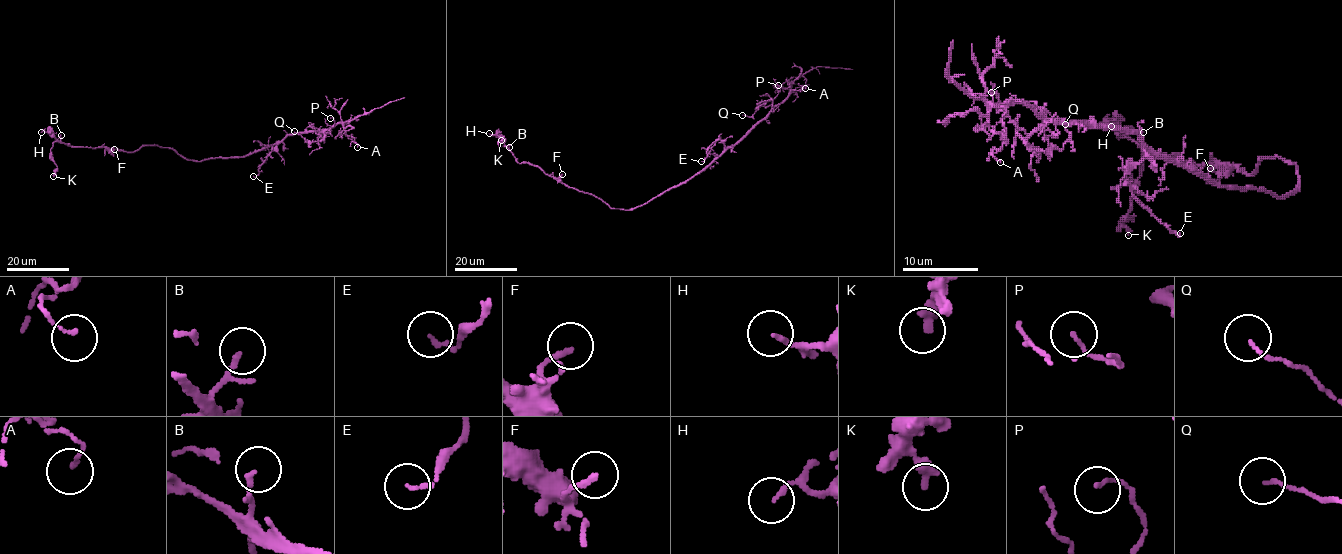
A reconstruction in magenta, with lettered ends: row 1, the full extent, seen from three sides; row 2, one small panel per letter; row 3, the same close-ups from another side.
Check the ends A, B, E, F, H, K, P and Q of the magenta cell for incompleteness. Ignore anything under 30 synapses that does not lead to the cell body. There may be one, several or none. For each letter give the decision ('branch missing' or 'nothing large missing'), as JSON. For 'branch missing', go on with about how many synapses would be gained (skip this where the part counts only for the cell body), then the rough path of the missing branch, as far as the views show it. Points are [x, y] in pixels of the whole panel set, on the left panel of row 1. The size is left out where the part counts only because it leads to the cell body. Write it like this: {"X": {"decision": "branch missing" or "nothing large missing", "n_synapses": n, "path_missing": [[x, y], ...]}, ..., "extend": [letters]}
{"A": {"decision": "nothing large missing"}, "B": {"decision": "nothing large missing"}, "E": {"decision": "nothing large missing"}, "F": {"decision": "nothing large missing"}, "H": {"decision": "nothing large missing"}, "K": {"decision": "nothing large missing"}, "P": {"decision": "nothing large missing"}, "Q": {"decision": "nothing large missing"}, "extend": []}

